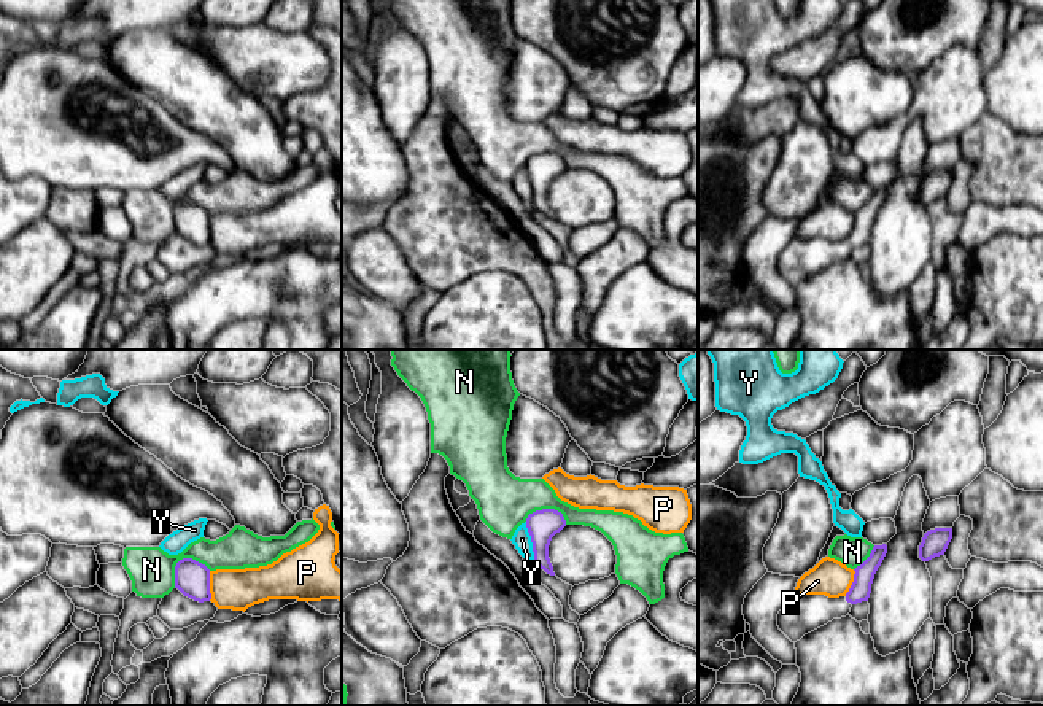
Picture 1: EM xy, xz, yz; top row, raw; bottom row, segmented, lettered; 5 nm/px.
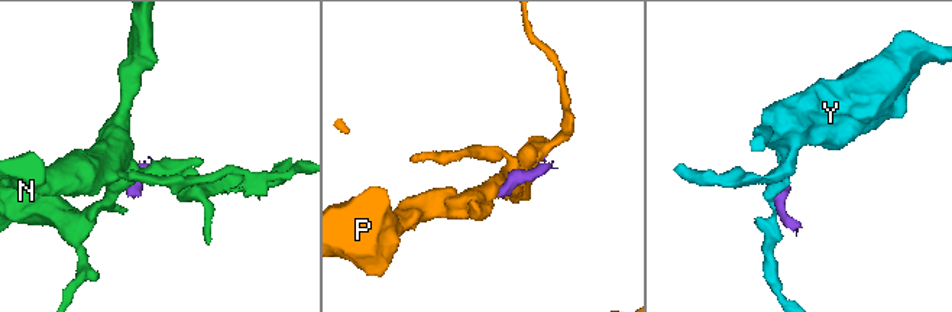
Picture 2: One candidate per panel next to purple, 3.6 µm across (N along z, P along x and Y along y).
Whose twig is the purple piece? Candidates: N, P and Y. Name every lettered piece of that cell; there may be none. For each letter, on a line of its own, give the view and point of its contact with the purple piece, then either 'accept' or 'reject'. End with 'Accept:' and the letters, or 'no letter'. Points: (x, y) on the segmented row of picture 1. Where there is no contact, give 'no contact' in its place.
N: xy (183, 558) | reject
P: xy (209, 585) | reject
Y: xz (531, 541) | reject
Accept: no letter

